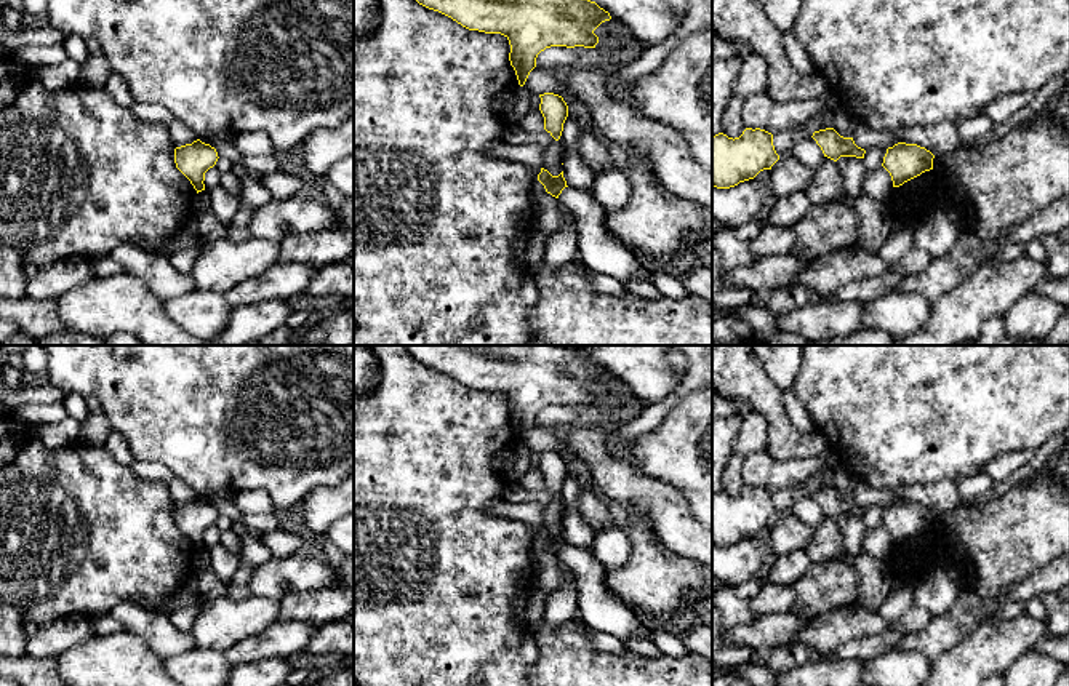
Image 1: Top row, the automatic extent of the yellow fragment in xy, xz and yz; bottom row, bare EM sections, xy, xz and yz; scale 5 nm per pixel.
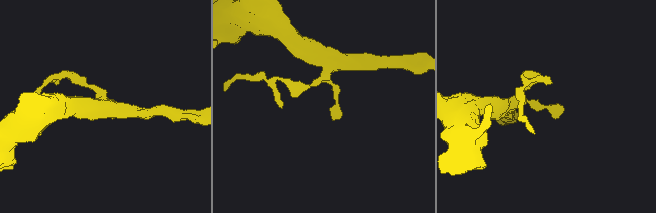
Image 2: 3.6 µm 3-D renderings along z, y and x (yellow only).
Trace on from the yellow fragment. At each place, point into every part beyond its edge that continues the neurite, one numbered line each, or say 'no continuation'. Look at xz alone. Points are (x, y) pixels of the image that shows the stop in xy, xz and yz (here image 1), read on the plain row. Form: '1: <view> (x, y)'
no continuation

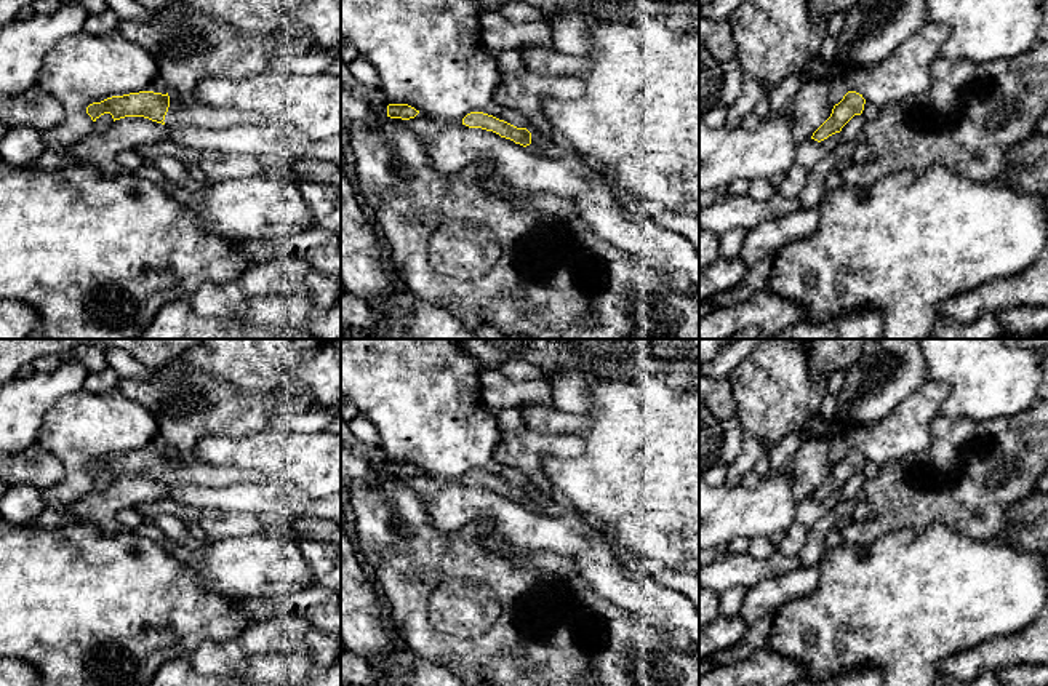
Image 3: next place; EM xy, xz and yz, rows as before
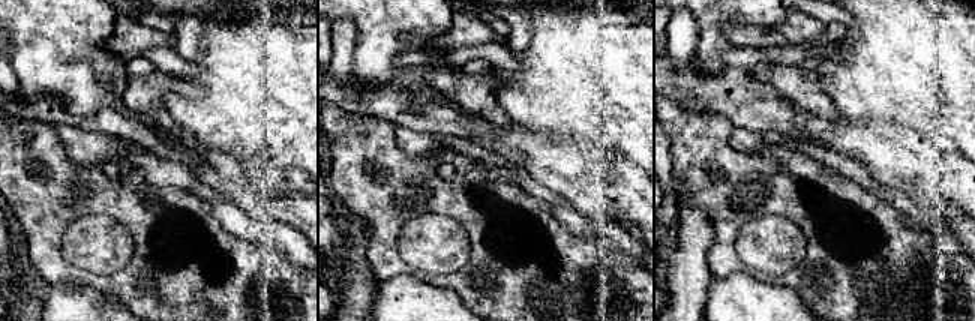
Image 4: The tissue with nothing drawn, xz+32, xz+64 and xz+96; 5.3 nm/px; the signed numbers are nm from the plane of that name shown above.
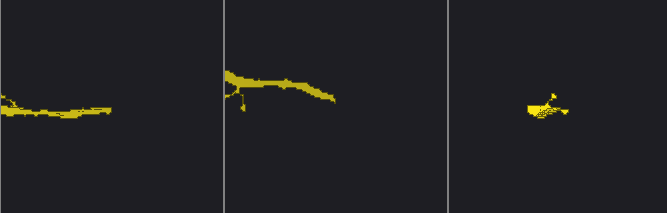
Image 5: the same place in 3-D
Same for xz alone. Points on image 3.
1: xz (536, 504)

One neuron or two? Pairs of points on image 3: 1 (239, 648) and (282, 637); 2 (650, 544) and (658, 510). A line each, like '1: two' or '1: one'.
1: one
2: one

